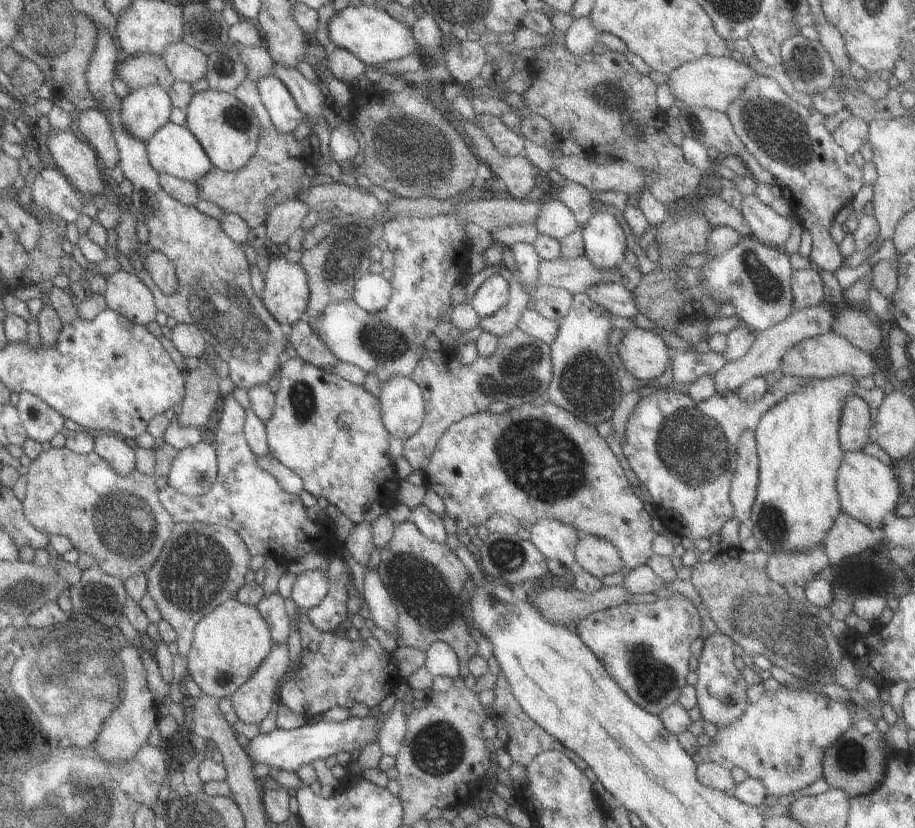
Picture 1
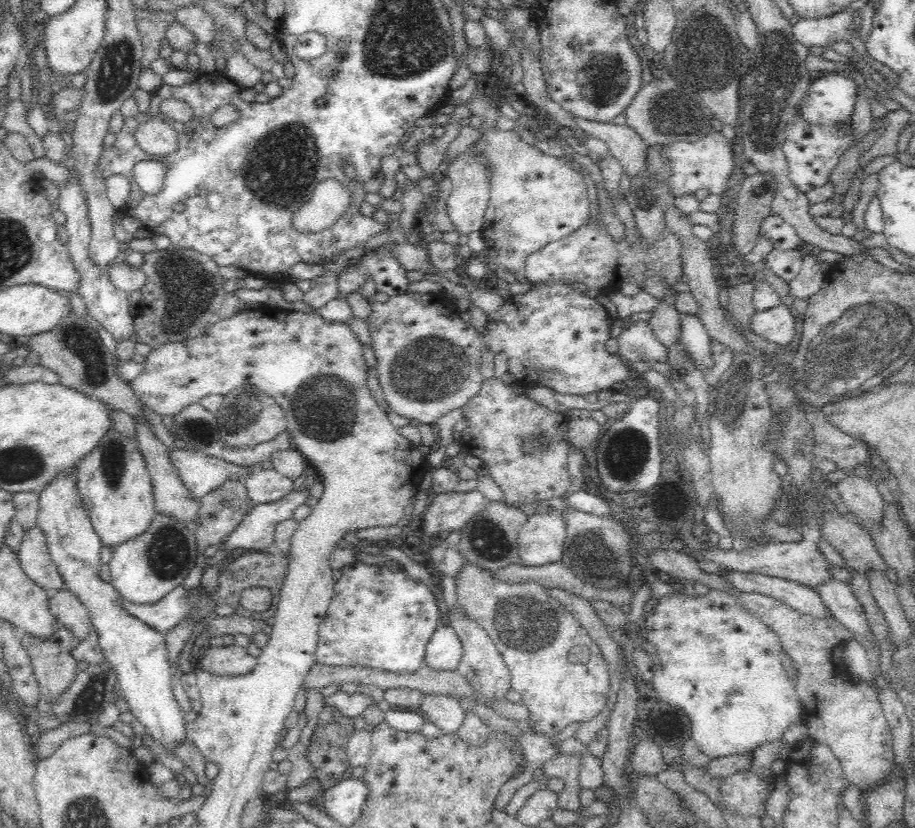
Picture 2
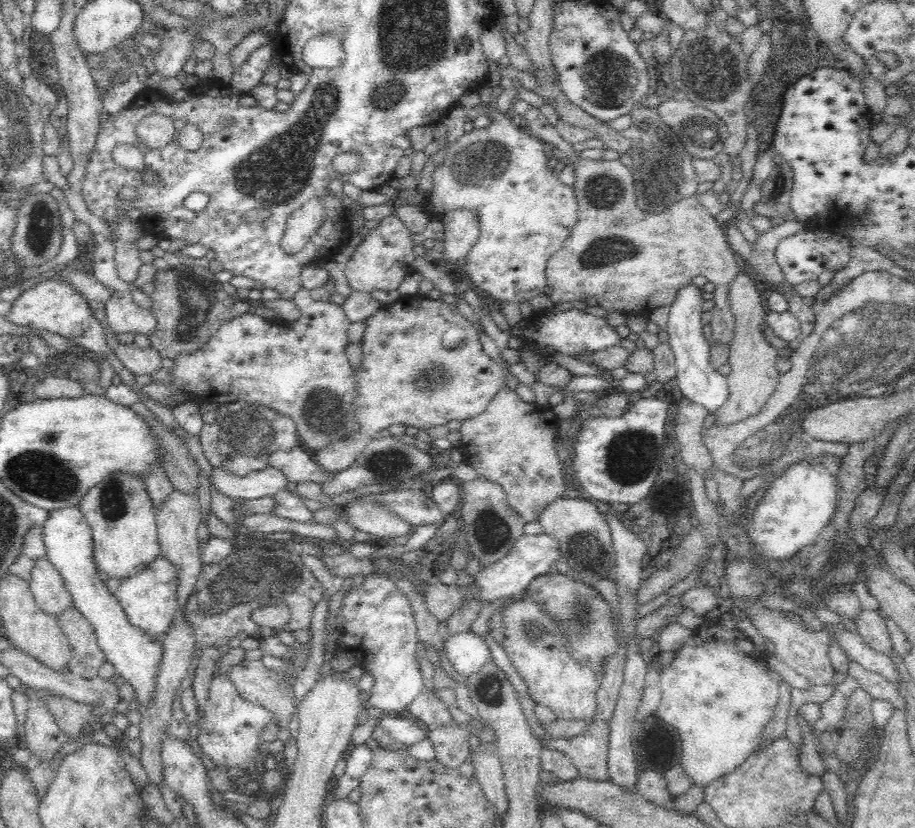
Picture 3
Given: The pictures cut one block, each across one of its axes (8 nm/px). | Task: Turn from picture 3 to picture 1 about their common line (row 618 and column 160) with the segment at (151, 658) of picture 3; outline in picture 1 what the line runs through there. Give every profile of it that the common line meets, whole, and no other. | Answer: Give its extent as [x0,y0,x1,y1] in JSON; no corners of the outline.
[118,85,171,142]

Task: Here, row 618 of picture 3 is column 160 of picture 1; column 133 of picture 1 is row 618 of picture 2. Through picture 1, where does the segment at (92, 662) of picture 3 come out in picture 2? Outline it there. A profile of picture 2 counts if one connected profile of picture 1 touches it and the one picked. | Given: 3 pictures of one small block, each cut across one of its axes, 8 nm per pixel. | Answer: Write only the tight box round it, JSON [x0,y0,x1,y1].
[49,588,93,643]

